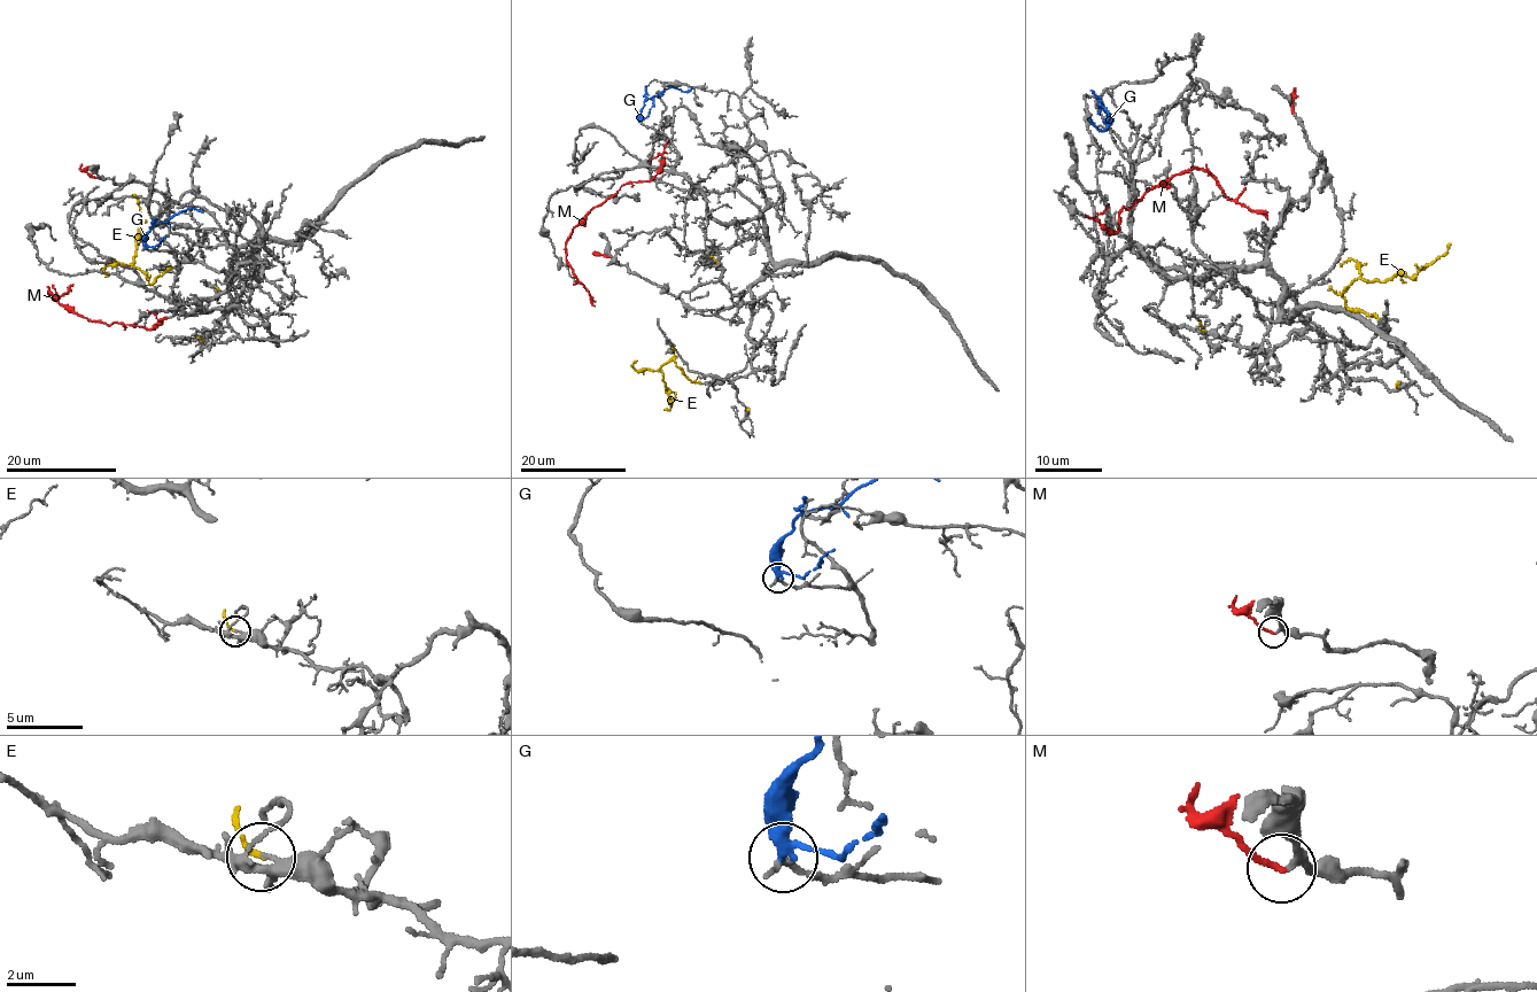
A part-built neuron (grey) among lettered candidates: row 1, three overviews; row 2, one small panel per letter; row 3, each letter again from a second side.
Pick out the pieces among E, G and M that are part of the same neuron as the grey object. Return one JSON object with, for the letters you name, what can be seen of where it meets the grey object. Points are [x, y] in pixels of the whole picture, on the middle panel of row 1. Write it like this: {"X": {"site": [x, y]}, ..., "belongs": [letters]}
{"belongs": []}

